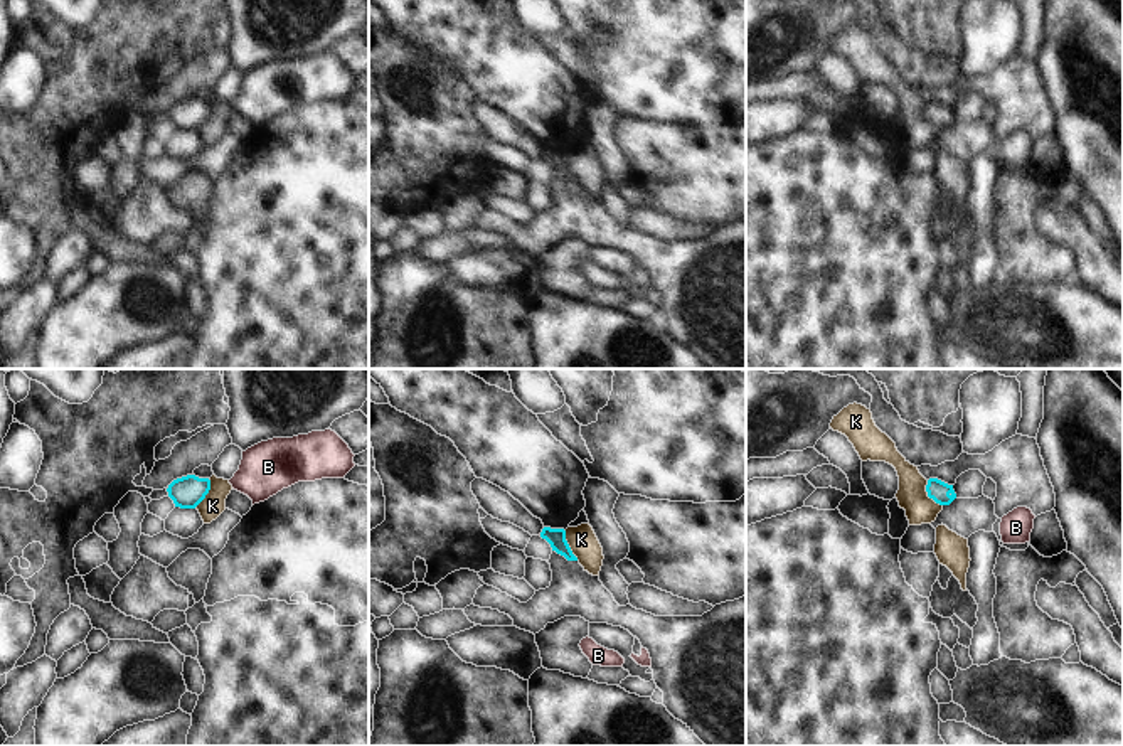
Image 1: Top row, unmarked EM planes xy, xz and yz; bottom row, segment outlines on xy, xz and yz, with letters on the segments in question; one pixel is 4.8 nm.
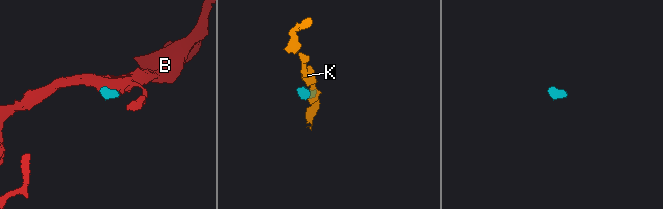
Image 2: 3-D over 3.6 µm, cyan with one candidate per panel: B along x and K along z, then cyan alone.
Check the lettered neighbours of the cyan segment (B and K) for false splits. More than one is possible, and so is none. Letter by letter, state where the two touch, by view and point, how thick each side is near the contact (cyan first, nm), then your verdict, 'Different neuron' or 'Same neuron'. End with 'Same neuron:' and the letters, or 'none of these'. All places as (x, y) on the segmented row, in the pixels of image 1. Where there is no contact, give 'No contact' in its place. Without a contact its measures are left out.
B: Touches cyan at yz (950, 492). Thickness 100 nm (cyan) against 20 nm. Same neuron
K: Touches cyan at yz (928, 495). Thickness 100 nm (cyan) against 140 nm. Different neuron
Same neuron: B.

